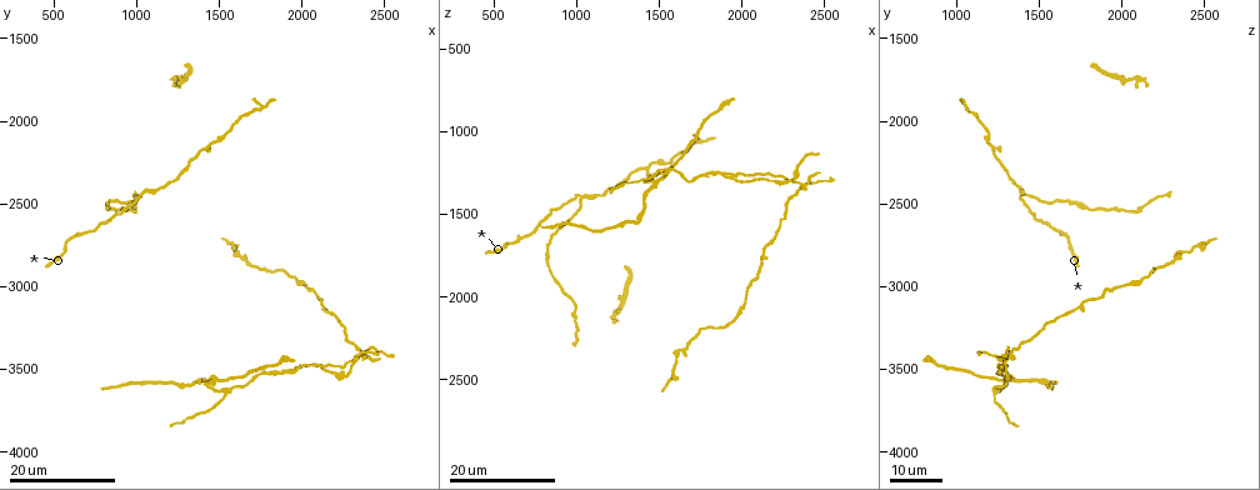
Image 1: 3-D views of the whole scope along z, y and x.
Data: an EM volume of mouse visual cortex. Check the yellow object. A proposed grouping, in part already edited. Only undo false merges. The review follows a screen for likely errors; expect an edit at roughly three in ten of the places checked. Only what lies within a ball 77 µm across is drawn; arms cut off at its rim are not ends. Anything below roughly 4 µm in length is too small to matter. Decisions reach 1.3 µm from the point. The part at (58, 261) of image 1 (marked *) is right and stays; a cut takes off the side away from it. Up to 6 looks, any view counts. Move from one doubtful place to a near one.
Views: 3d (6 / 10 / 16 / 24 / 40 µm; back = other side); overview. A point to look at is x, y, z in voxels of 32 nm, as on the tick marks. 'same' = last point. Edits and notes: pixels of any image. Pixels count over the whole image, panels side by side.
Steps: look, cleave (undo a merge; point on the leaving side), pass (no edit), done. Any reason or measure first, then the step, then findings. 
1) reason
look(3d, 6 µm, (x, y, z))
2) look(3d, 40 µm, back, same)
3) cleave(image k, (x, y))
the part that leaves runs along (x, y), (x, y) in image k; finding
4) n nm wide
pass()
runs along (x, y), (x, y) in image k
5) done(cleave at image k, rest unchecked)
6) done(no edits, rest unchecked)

three-way junction
look(3d, 24 µm, (1040, 2440, 1400))

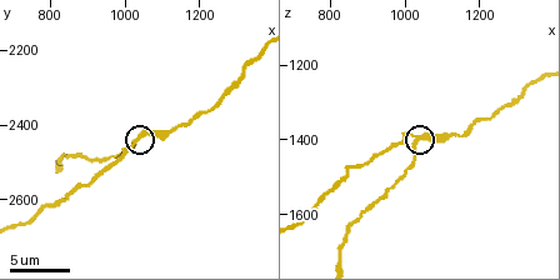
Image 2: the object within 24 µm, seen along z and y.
closer look
look(3d, 6 µm, (1030, 2450, 1400))

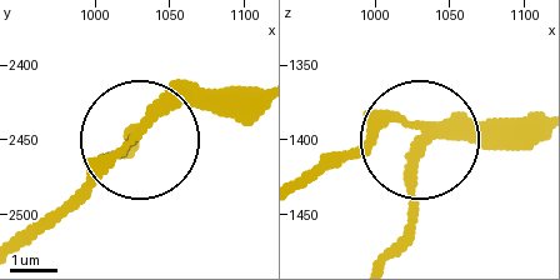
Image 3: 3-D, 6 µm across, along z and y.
240 nm wide
cleave(image 3, (416, 203))
the part that leaves runs along (425, 144), (390, 259) in image 3; a second neuron is stuck on

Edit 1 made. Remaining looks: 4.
branch point
look(3d, 16 µm, (1560, 3640, 1240))

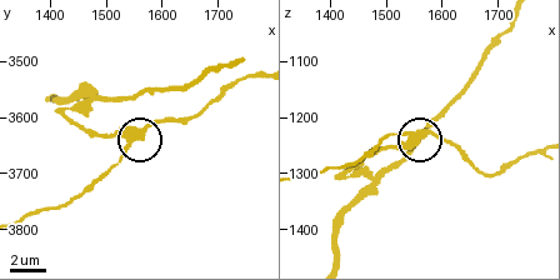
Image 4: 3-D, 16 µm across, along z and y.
look(3d, 10 µm, (1550, 3640, 1230))

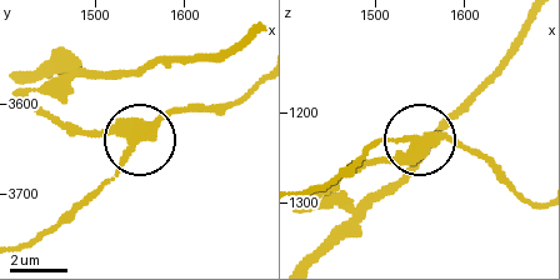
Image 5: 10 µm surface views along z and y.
3 arms
cleave(image 5, (109, 133))
two neurons meet here

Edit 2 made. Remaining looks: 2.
two arms in line, one across
look(3d, 16 µm, (1860, 3540, 1240))

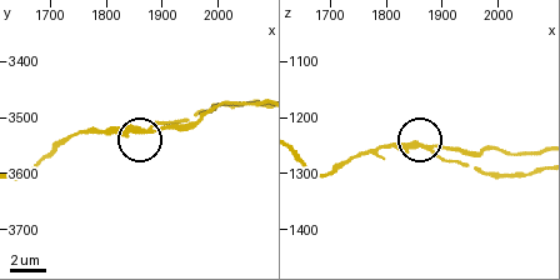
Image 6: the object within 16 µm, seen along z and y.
look(3d, 10 µm, (1875, 3520, 1255))

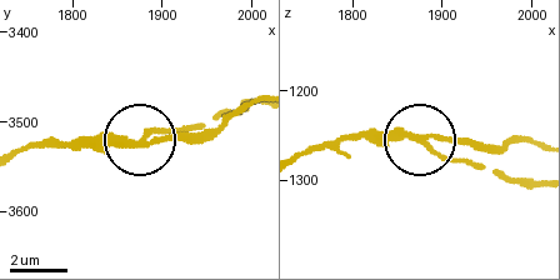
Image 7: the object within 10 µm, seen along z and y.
cleave(image 7, (449, 143))
the part that leaves runs along (414, 133), (498, 148), (534, 140) in image 7; two neurons meet here

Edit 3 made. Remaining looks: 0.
done(cleave at image 3, cleave at image 5, cleave at image 7, rest unchecked)

